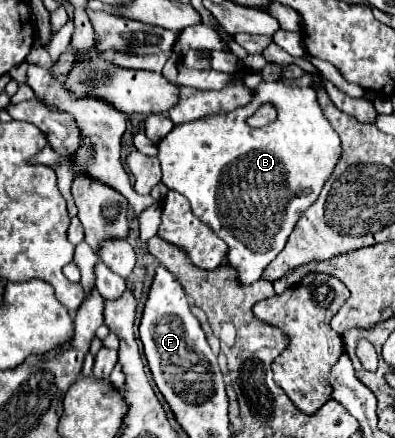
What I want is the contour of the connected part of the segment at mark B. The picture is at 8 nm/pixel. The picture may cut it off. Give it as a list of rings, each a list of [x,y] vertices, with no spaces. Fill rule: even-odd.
[[[263,81],[253,91],[253,100],[245,107],[175,125],[173,131],[157,143],[163,183],[185,195],[193,213],[229,245],[227,265],[237,271],[237,281],[243,285],[257,281],[263,269],[283,251],[295,223],[317,201],[321,187],[341,159],[341,139],[327,123],[317,103],[317,93],[311,87],[289,87],[281,81]],[[265,102],[275,106],[277,119],[265,127],[249,127],[247,117]]]

